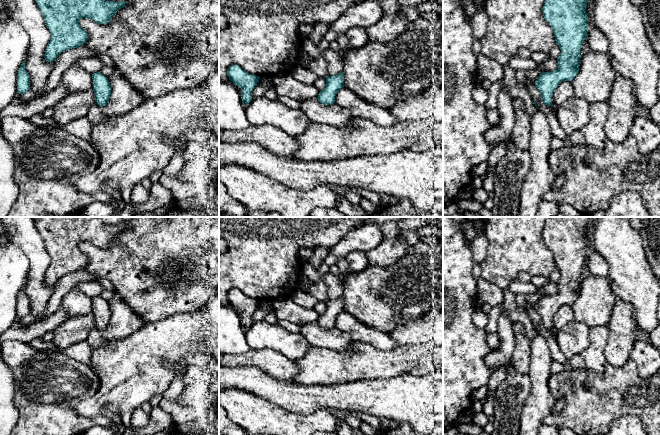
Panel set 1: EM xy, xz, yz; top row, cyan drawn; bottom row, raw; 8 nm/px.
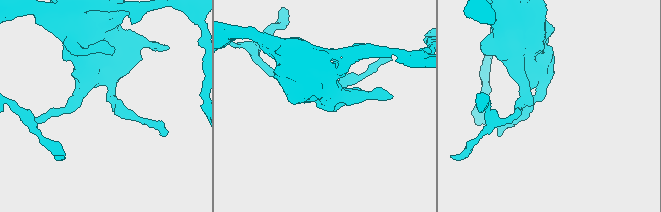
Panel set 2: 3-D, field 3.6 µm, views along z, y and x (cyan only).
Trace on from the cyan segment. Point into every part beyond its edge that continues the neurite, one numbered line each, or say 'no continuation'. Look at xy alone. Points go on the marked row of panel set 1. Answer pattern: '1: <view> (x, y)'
no continuation

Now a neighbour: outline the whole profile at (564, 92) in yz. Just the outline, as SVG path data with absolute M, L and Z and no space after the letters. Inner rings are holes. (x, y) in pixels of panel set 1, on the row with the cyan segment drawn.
M562 81L552 95L552 104L559 108L574 97L574 87L571 81Z

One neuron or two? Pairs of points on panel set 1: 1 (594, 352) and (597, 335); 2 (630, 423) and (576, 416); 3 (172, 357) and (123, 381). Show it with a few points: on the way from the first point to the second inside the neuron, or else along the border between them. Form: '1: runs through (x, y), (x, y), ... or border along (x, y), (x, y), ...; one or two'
1: runs through (595, 348), (597, 346), (597, 339); one
2: border along (637, 416), (623, 415), (610, 424); two
3: runs through (160, 357), (147, 357), (135, 369); one

